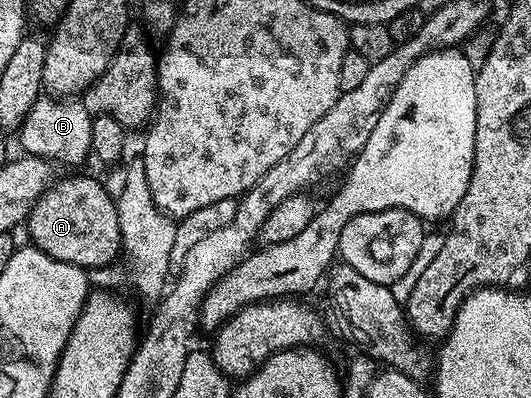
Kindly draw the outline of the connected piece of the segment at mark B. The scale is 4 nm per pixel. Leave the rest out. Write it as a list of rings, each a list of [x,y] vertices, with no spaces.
[[[39,98],[31,106],[25,120],[21,123],[19,129],[20,151],[27,156],[39,156],[54,165],[79,164],[87,158],[90,159],[93,150],[91,146],[93,118],[94,113],[89,112],[80,99]]]

